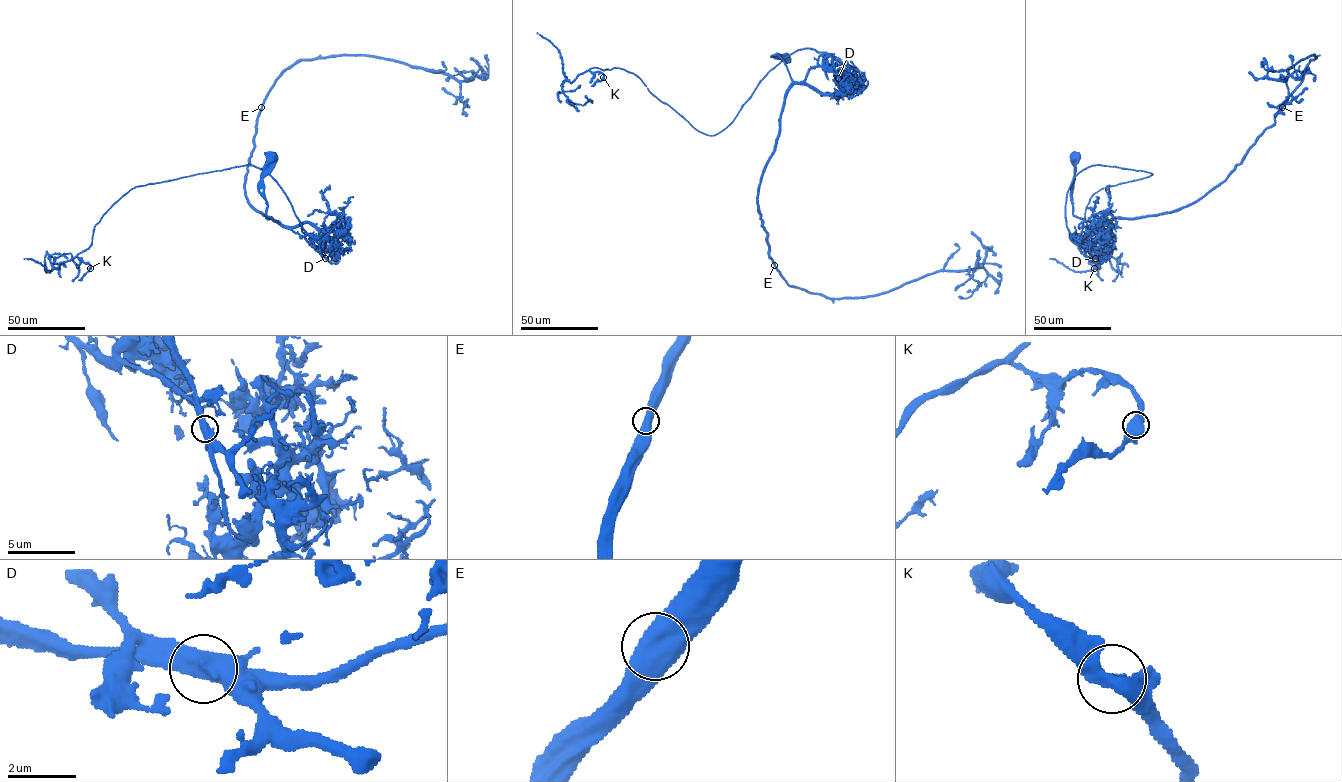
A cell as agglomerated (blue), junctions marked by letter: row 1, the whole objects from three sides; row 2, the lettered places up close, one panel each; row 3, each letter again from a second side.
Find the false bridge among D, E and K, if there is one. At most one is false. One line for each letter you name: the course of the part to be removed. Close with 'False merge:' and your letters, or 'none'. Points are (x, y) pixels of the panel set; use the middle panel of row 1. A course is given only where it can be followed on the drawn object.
D: course (838, 78), (828, 54), (797, 50), (709, 135), (624, 69), (562, 84), (575, 103), (592, 101), (585, 95)
False merge: D

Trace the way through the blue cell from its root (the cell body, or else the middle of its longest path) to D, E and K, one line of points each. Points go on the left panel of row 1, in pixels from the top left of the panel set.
D: (273, 157), (275, 163), (262, 178), (266, 215), (302, 235), (325, 258)
E: (273, 157), (275, 163), (262, 178), (262, 187), (266, 215), (279, 224), (254, 208), (244, 191), (261, 107)
K: (273, 157), (262, 178), (266, 215), (311, 236), (278, 183), (244, 165), (133, 188), (76, 255), (90, 267)

